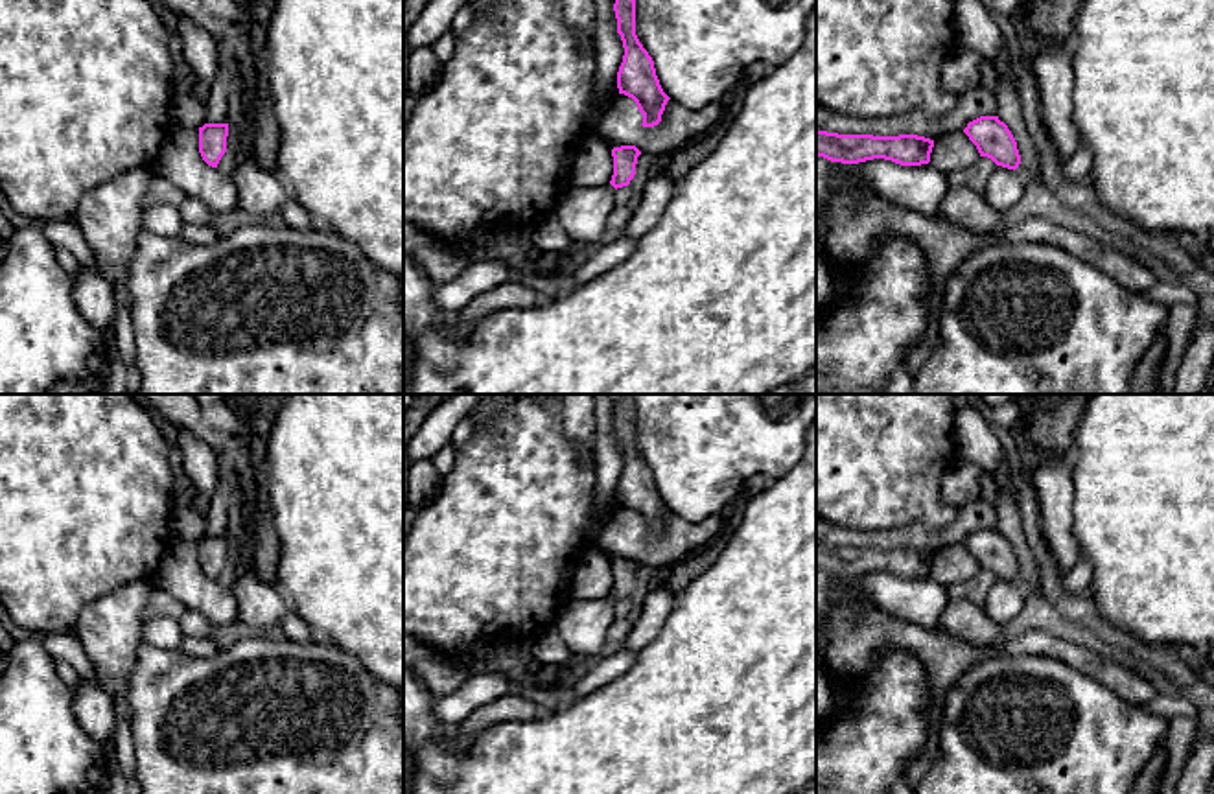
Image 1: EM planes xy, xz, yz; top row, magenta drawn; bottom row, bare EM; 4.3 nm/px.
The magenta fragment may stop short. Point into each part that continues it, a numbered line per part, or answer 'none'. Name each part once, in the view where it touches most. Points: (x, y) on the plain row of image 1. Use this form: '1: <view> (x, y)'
1: xz (583, 625)

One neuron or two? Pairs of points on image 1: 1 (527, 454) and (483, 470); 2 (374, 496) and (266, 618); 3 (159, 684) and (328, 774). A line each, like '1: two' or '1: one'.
1: one
2: two
3: one

